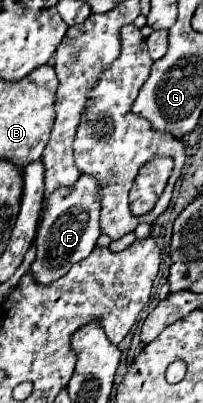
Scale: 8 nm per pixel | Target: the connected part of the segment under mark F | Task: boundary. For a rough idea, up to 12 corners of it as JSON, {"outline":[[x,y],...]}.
{"outline":[[81,174],[51,194],[35,280],[87,258],[101,234],[99,184]]}

